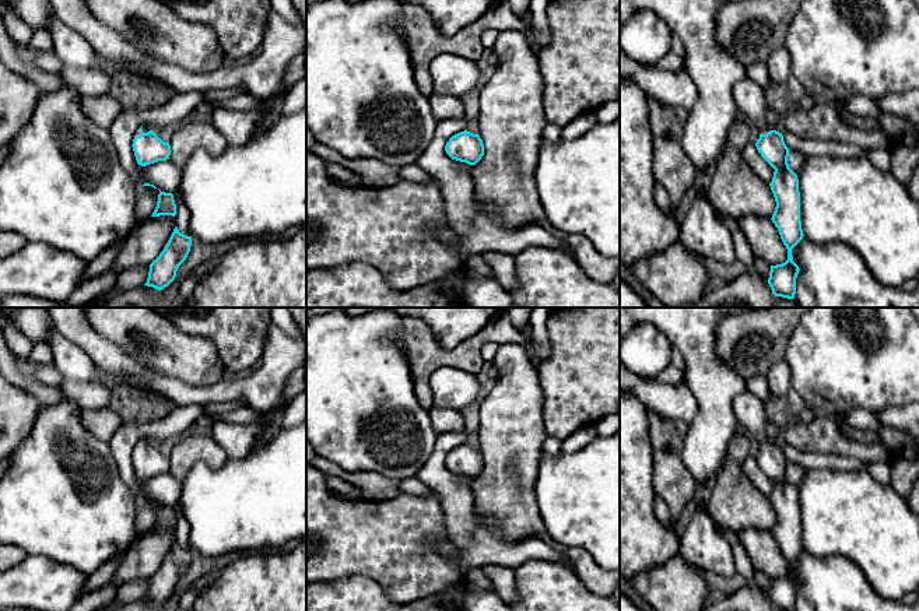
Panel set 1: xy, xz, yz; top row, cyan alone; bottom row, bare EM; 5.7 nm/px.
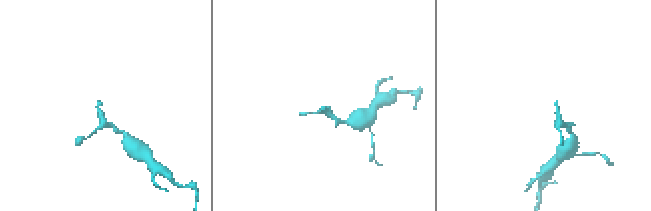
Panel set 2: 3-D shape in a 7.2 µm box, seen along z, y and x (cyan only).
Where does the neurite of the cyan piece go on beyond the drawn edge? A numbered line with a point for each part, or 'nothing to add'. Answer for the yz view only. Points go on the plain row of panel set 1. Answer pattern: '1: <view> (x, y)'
1: yz (750, 410)

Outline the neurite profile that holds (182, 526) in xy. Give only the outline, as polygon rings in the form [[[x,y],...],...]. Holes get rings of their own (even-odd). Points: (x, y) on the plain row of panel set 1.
[[[173,505],[173,513],[176,517],[176,529],[175,529],[175,534],[176,534],[176,540],[179,542],[180,547],[190,549],[190,544],[189,544],[189,523],[187,520],[183,517],[179,505]]]

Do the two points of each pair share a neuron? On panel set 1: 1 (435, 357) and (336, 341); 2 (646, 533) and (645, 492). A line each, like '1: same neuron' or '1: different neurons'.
1: different neurons
2: same neuron

